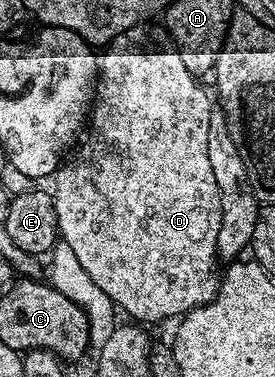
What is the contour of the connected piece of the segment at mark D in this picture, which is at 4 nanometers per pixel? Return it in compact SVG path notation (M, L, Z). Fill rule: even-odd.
M140 22L134 24L129 30L125 30L116 38L106 45L105 51L99 56L99 74L97 77L97 87L95 95L93 97L93 107L89 112L89 127L86 129L87 141L83 145L78 145L79 153L66 162L60 163L59 168L55 171L53 177L53 195L55 198L55 209L57 210L57 222L59 223L59 235L61 240L67 243L74 254L77 254L78 261L81 262L82 269L89 274L90 278L93 278L93 282L97 284L109 296L112 302L115 304L116 309L128 312L130 319L135 322L142 322L144 325L155 324L158 320L171 320L176 318L182 318L187 313L199 308L202 304L207 304L214 296L219 292L219 282L221 279L220 269L215 269L217 265L217 230L221 230L221 202L219 201L219 191L217 190L217 178L213 178L213 166L209 166L209 118L213 111L213 100L207 97L207 92L202 88L200 81L189 70L185 70L185 62L181 62L181 54L175 48L175 45L171 43L171 35L167 32L166 27L162 23L159 24L147 24L148 22Z

